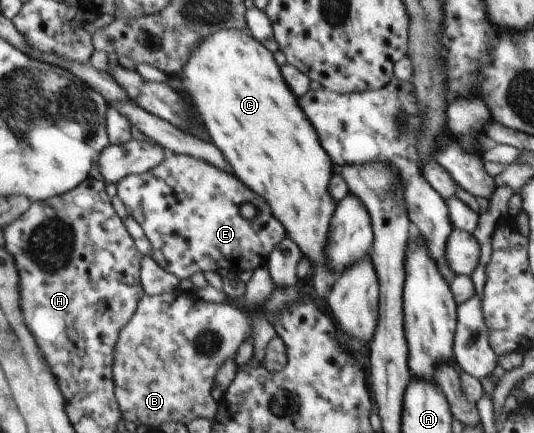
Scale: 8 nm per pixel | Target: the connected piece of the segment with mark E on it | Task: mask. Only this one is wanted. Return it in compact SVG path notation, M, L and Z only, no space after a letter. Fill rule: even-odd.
M167 151L164 160L157 164L157 167L151 168L149 171L140 174L131 174L125 176L121 181L117 183L118 196L121 201L126 205L127 211L135 218L135 222L139 223L151 244L150 255L153 261L156 261L165 271L175 275L177 279L187 279L195 273L205 273L205 271L218 272L219 269L229 269L231 274L236 274L241 271L247 271L247 269L263 268L268 262L268 257L271 252L275 249L278 243L281 243L285 239L285 229L283 225L271 215L267 203L263 201L256 193L253 193L235 174L228 172L228 170L222 170L221 168L215 167L212 163L207 160L197 159L183 154L176 154L172 151ZM243 203L253 203L256 209L256 215L253 219L245 219L239 214L239 207Z

